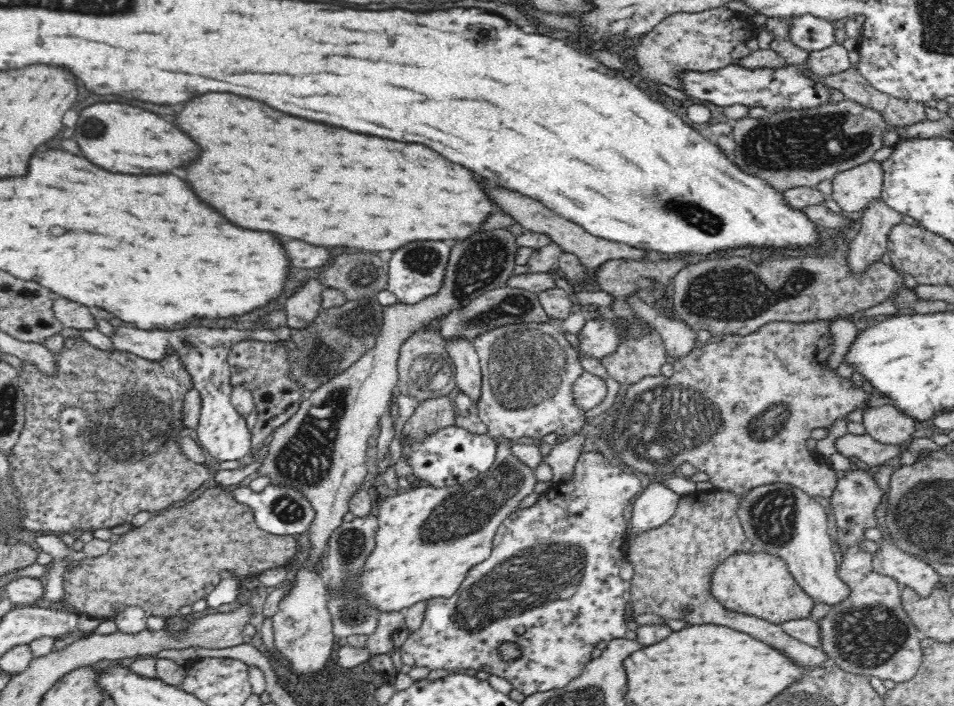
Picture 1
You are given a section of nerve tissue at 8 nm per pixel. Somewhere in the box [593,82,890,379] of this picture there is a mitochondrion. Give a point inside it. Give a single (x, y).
(806, 143)

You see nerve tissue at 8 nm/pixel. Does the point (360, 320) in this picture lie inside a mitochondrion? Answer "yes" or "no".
yes

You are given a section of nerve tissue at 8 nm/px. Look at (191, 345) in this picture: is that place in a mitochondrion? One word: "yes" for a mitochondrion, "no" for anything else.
yes

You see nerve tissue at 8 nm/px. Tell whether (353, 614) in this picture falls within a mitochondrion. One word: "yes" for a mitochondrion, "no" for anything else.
yes

